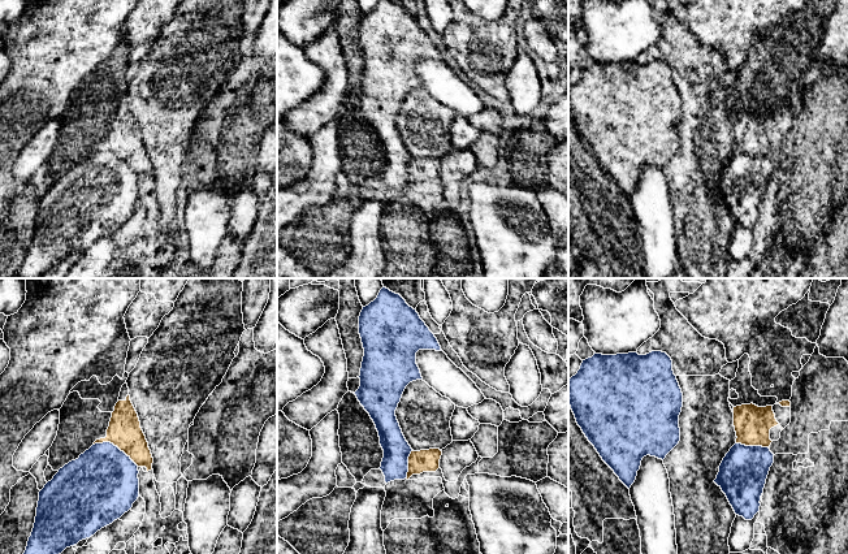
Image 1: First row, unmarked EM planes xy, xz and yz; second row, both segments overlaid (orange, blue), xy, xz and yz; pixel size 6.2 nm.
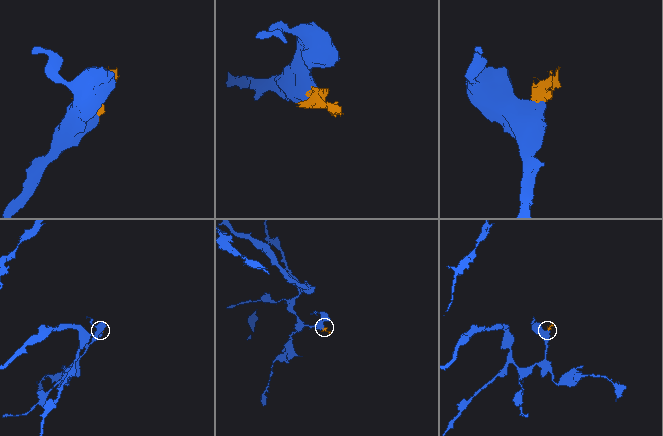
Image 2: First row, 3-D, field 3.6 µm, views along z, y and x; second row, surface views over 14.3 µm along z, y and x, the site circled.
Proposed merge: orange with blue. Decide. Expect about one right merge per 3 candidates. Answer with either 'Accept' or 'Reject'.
Reject

